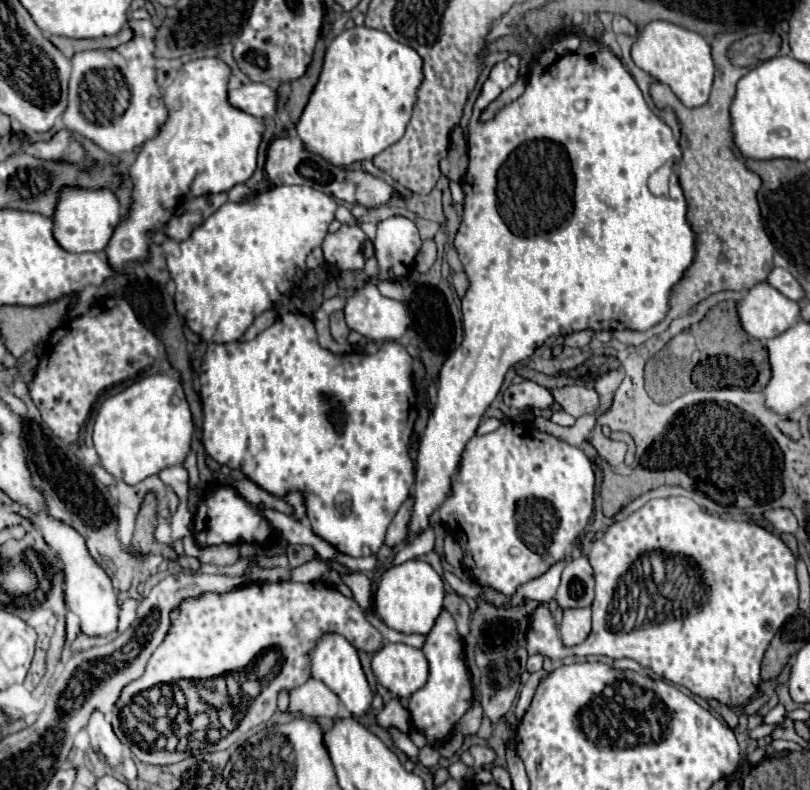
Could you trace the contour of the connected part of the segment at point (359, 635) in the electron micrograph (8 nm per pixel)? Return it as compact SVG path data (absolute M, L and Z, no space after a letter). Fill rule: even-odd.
M251 582L229 594L203 594L197 600L183 602L175 612L171 612L173 626L163 640L163 644L153 652L145 674L123 688L117 702L117 712L121 712L135 694L145 692L159 684L175 684L177 680L209 680L239 668L249 668L257 654L271 648L279 648L283 654L283 664L279 674L275 674L263 692L251 704L239 726L217 742L215 750L225 750L235 744L253 726L267 722L277 712L277 696L281 690L293 690L311 678L309 672L309 652L317 644L319 636L325 632L339 632L357 650L367 654L377 654L383 648L383 636L369 624L365 612L353 598L345 598L339 590L327 586L325 582L277 582L259 584Z

